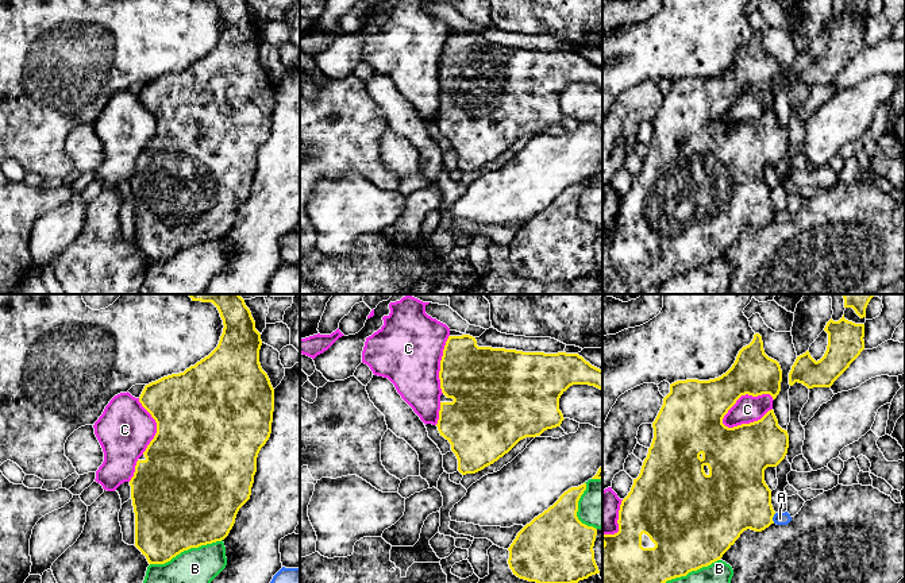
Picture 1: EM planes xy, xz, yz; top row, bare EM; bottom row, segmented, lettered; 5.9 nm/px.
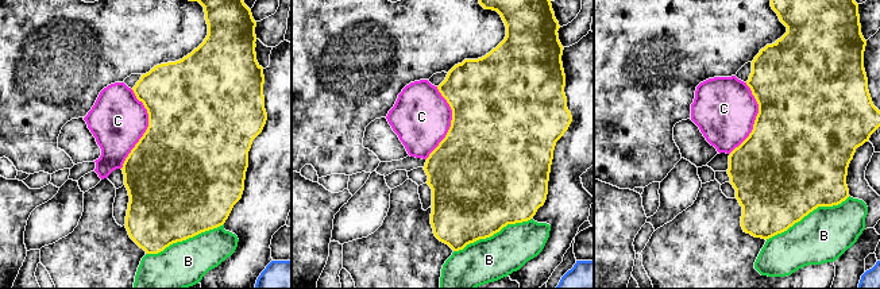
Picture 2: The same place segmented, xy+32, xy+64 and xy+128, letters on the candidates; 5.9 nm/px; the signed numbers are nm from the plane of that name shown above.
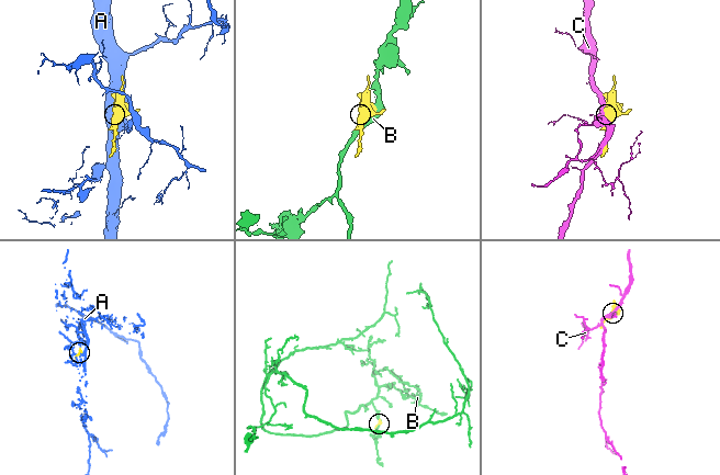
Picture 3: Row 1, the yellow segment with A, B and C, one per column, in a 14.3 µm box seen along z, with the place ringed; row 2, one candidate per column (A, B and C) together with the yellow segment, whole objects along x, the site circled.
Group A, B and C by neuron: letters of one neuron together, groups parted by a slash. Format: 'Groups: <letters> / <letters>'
Groups: A / B / C

